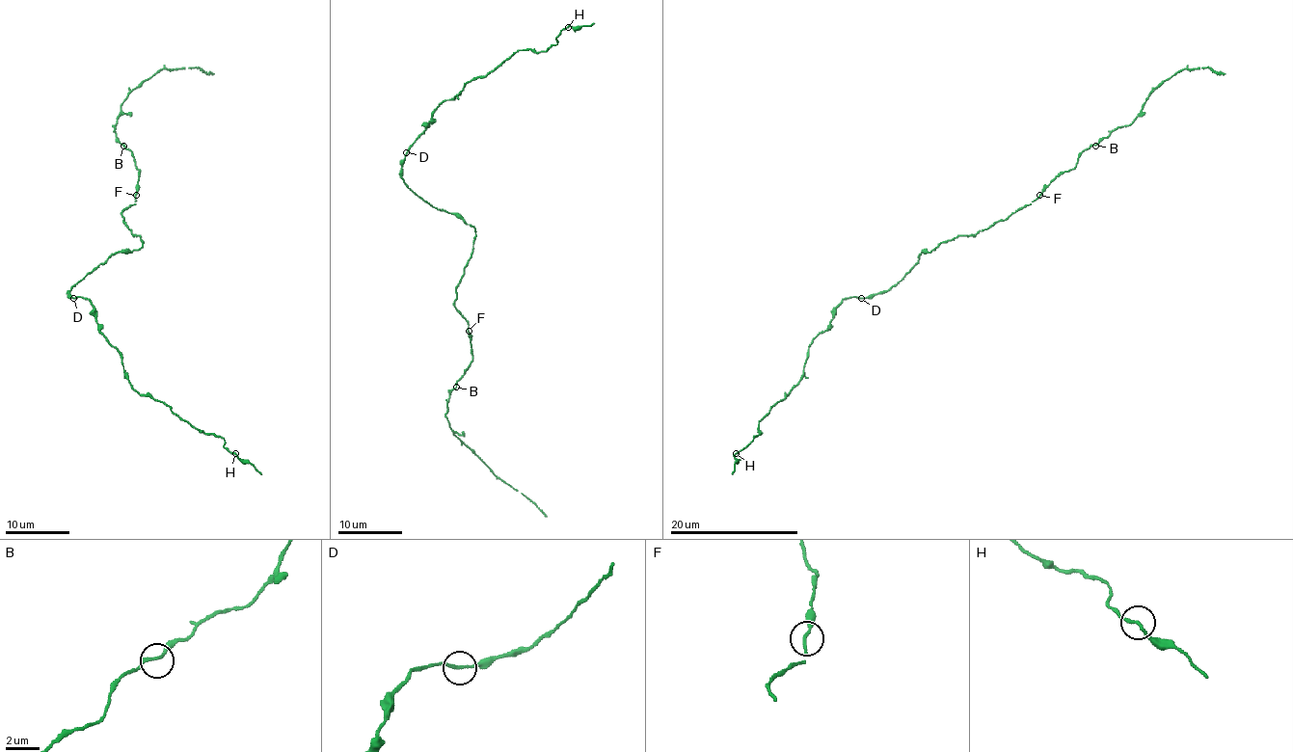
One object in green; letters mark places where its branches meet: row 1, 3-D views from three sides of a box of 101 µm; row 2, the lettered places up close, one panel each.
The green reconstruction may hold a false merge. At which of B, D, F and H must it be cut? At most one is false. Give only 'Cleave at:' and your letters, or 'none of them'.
Cleave at: none of them

